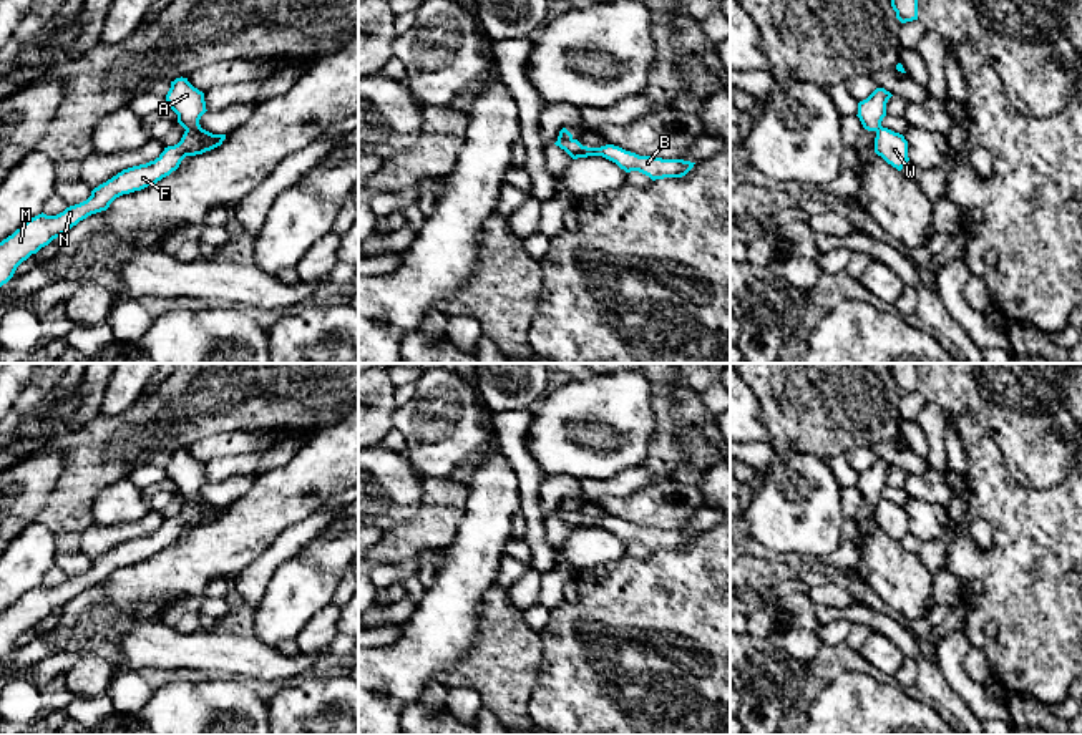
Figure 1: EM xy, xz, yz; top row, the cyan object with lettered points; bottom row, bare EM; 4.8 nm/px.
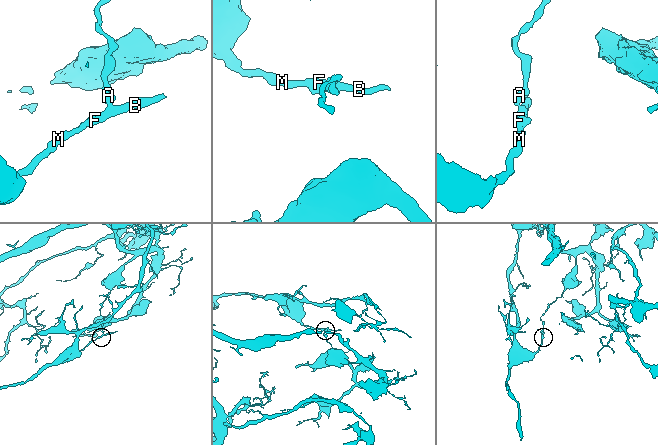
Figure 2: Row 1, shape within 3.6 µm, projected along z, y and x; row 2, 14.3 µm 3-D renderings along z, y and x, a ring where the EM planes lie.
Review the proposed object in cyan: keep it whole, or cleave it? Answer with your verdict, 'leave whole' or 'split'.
split

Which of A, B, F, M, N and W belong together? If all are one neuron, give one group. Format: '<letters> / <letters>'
A / B F M N W

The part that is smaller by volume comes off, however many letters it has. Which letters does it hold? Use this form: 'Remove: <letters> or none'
Remove: B, F, M, N, W

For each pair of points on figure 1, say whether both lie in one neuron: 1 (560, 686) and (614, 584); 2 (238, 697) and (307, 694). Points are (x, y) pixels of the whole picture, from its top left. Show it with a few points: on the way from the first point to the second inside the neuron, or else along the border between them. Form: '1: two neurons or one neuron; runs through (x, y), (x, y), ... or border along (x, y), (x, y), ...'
1: one neuron; runs through (566, 659), (566, 624), (588, 608)
2: two neurons; border along (266, 702), (269, 717)

